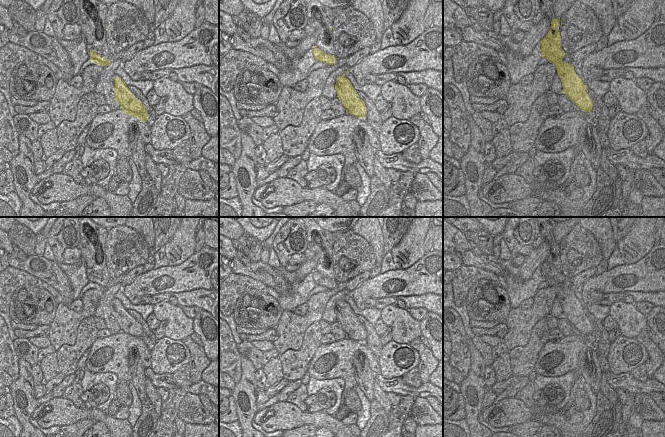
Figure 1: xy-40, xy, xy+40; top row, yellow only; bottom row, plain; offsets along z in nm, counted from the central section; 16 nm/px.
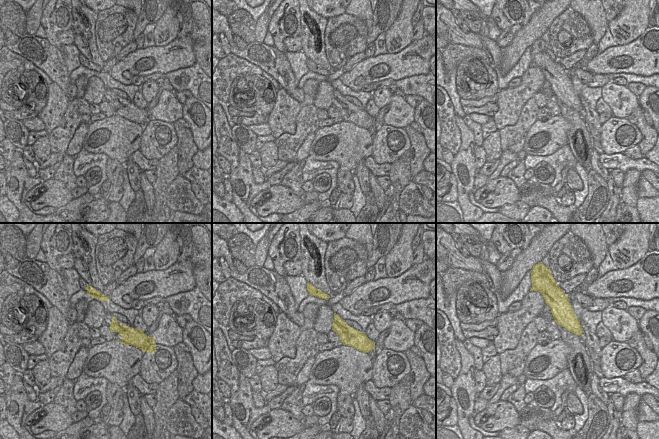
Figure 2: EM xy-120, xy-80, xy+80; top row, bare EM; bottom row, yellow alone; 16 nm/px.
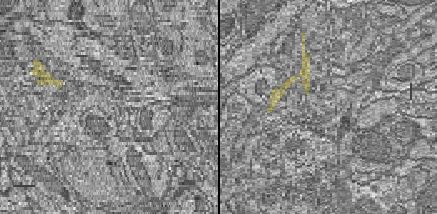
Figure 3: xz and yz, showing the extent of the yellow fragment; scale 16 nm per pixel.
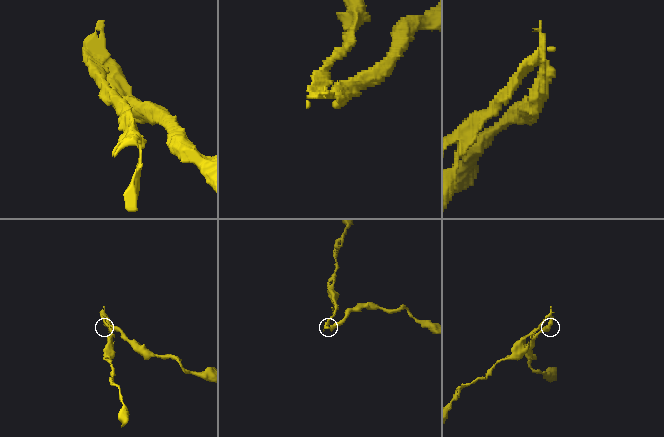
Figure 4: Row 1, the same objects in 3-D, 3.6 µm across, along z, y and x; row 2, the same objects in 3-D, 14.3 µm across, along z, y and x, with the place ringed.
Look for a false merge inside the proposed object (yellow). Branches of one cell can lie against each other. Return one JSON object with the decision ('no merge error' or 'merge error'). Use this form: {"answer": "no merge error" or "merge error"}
{"answer": "merge error"}

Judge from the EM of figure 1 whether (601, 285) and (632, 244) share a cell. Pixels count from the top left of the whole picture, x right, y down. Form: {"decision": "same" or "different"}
{"decision": "different"}

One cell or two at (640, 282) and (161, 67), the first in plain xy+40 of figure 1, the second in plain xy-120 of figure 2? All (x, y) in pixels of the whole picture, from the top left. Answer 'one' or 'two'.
one

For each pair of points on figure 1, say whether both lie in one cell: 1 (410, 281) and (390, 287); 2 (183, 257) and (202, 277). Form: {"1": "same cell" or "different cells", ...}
{"1": "same cell", "2": "different cells"}

